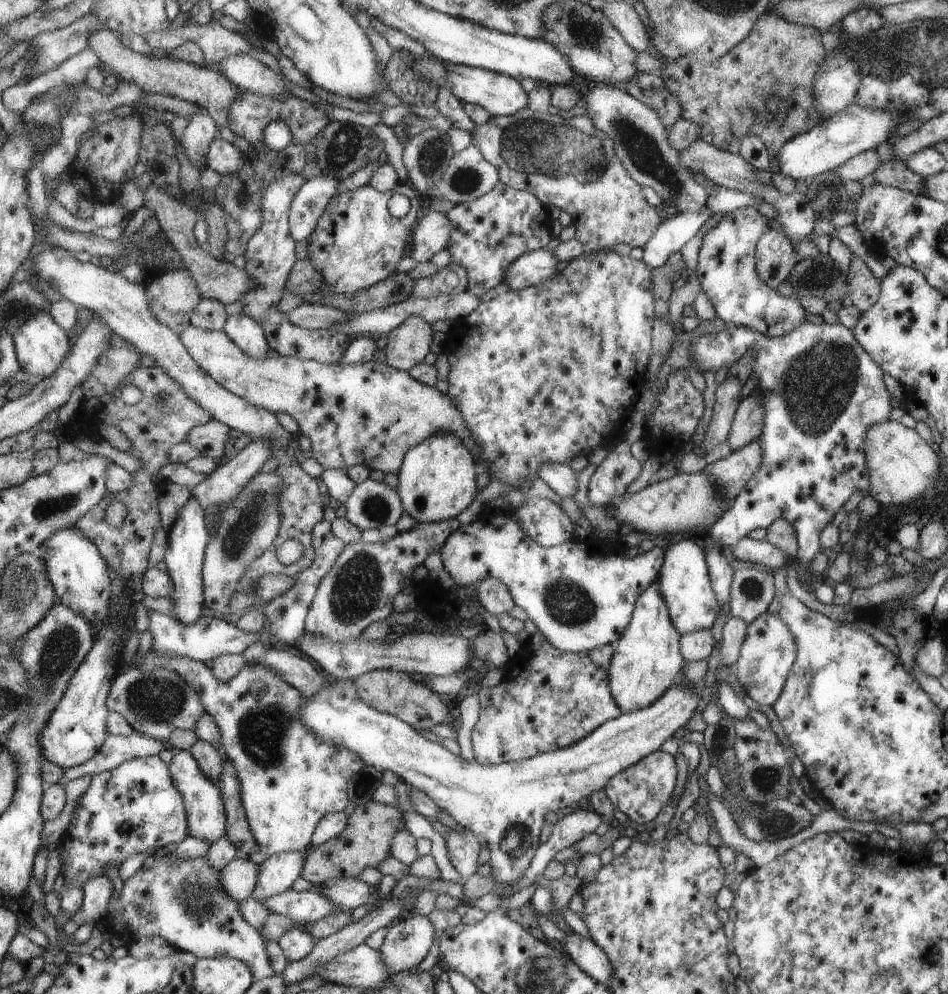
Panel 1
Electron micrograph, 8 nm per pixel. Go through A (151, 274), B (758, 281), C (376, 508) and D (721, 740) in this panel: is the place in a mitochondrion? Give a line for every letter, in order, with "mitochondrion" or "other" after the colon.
A: other
B: other
C: mitochondrion
D: mitochondrion

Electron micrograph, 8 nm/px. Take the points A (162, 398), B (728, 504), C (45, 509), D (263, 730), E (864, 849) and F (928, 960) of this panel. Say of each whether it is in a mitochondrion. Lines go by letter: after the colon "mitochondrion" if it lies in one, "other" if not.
A: mitochondrion
B: other
C: mitochondrion
D: mitochondrion
E: other
F: mitochondrion

